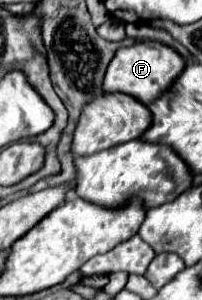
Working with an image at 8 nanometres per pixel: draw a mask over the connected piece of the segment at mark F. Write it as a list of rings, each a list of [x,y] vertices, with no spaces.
[[[138,41],[116,51],[104,77],[104,91],[120,91],[140,99],[142,103],[152,103],[162,91],[168,91],[172,87],[184,67],[186,59],[174,47],[160,41]]]

